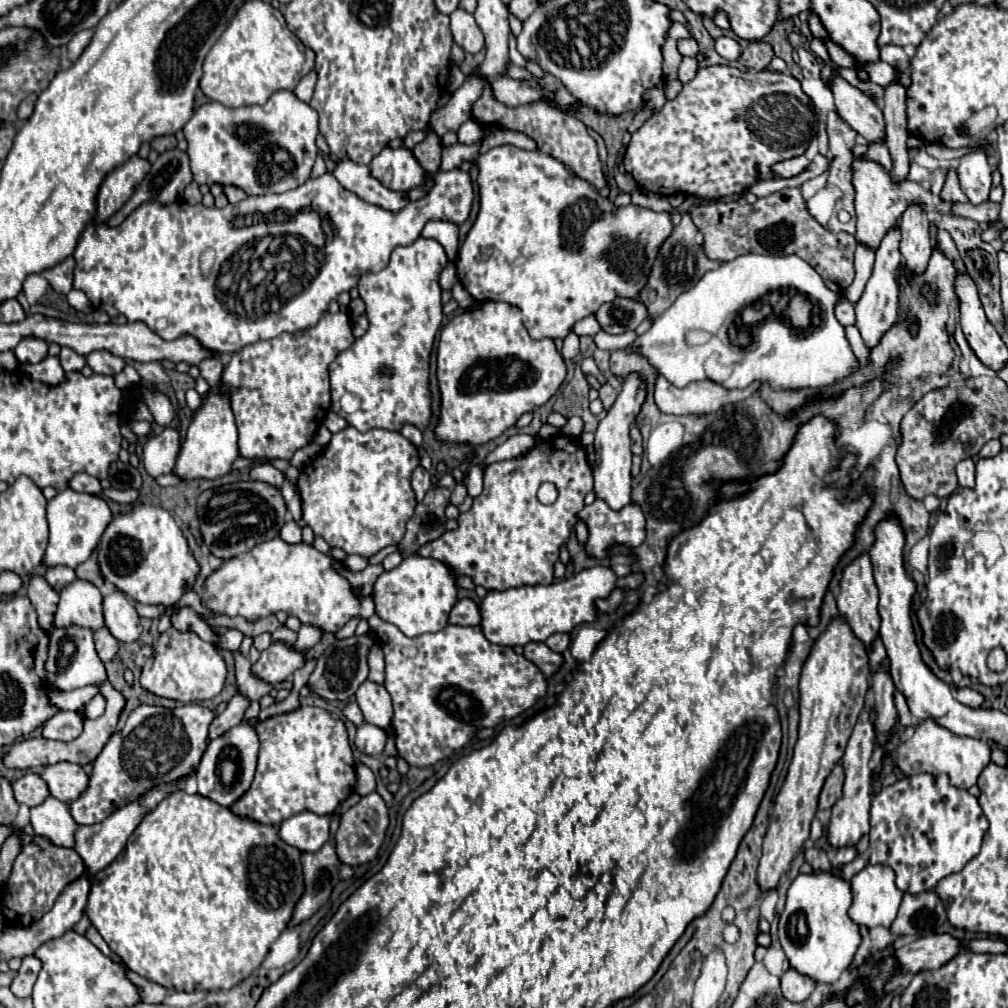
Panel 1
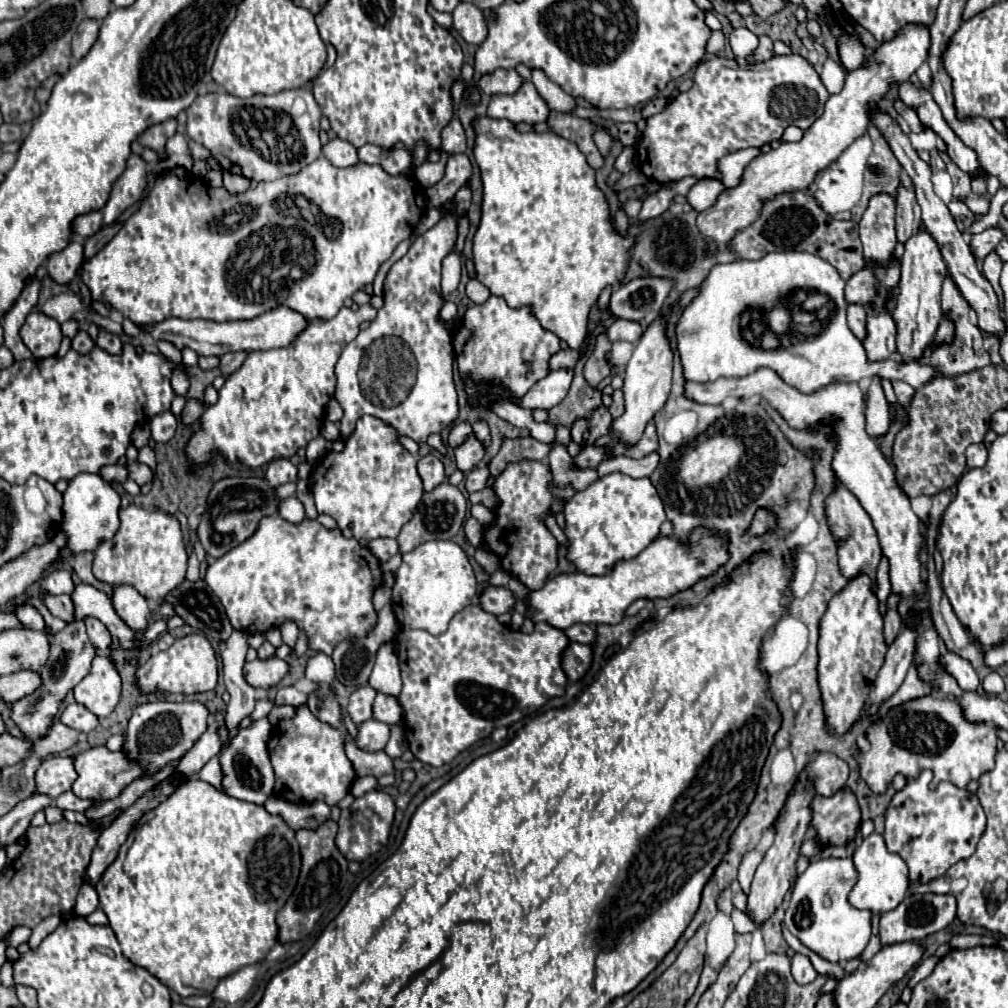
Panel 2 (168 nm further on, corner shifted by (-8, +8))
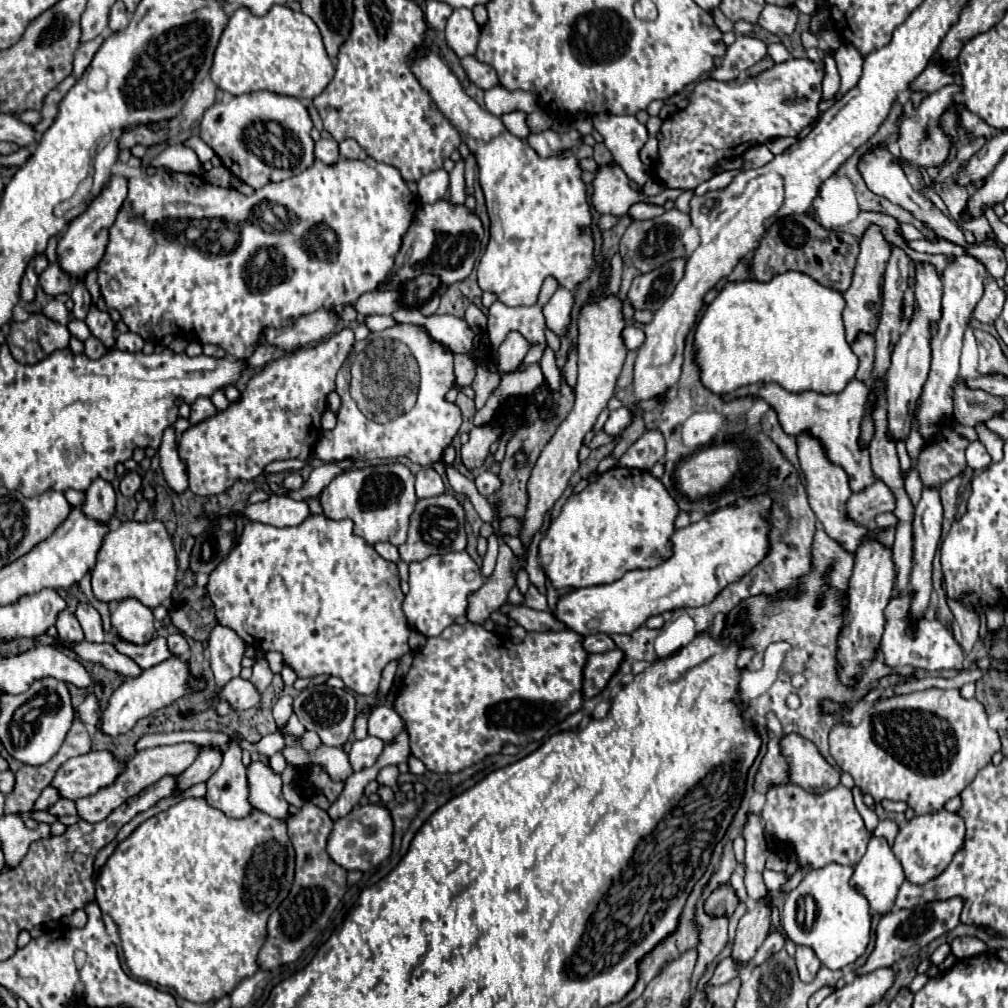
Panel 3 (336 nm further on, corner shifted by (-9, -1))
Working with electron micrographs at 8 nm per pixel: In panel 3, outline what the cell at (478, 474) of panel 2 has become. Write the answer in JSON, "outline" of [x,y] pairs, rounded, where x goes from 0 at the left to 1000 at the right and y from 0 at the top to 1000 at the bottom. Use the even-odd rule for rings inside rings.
{"outline":[[[482,467],[482,469],[478,469],[478,471],[474,471],[474,473],[472,473],[472,483],[474,483],[476,491],[484,493],[484,491],[488,491],[490,487],[494,487],[494,485],[498,483],[498,477],[496,477],[496,473],[494,473],[494,471],[490,471],[490,469]]]}

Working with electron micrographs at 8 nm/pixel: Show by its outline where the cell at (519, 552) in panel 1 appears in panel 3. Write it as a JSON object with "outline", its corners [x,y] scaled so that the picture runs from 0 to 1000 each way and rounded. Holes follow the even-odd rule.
{"outline":[[[526,580],[524,588],[522,588],[522,600],[526,604],[534,604],[534,606],[544,606],[544,598],[542,598],[542,592],[530,582]]]}

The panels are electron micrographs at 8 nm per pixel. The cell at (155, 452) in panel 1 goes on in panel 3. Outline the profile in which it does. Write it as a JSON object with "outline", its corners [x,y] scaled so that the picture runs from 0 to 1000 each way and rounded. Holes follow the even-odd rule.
{"outline":[[[198,394],[190,400],[190,410],[188,410],[187,418],[188,418],[188,422],[194,422],[194,420],[198,420],[198,418],[202,418],[214,410],[216,410],[216,406],[212,404],[212,400],[206,394]]]}

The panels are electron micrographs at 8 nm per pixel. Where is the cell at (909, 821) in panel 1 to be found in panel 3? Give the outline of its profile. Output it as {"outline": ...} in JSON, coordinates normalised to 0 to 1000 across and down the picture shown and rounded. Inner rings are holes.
{"outline":[[[933,803],[921,809],[911,809],[903,813],[899,818],[895,818],[885,842],[889,852],[895,856],[899,874],[915,878],[931,870],[940,860],[946,846],[954,840],[954,836],[956,836],[956,813],[950,811],[948,807]]]}

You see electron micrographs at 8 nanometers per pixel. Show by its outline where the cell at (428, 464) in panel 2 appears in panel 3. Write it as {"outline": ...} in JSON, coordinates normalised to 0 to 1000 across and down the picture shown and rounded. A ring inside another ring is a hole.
{"outline":[[[419,463],[413,471],[413,491],[419,493],[433,493],[440,489],[440,477],[429,463]]]}

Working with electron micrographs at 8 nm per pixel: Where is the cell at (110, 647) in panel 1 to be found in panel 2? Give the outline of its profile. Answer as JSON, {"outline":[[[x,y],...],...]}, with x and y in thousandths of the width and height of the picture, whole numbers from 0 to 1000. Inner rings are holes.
{"outline":[[[86,613],[84,621],[86,621],[88,635],[92,637],[94,643],[98,643],[98,645],[110,643],[110,629],[108,629],[108,625],[96,613]]]}

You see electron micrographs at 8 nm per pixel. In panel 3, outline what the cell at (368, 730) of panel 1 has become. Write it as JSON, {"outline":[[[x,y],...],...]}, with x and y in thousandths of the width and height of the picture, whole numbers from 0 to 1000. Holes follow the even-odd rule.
{"outline":[[[363,731],[359,735],[351,735],[347,741],[347,747],[345,747],[349,763],[357,765],[357,763],[369,761],[373,757],[373,753],[377,751],[379,743],[381,743],[381,737],[375,731]]]}

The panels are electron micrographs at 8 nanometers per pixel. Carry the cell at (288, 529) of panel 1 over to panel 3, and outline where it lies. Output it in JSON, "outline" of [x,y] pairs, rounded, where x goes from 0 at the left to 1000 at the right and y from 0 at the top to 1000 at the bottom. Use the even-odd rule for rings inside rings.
{"outline":[[[268,491],[260,499],[244,501],[238,509],[242,509],[242,515],[266,519],[272,523],[298,521],[308,511],[304,497],[292,497],[286,491]]]}

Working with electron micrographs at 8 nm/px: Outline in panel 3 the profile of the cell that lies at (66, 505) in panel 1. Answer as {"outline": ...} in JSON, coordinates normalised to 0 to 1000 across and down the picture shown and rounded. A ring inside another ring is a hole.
{"outline":[[[103,475],[91,477],[91,481],[85,487],[85,497],[81,499],[79,505],[91,515],[107,519],[113,513],[113,507],[115,507],[113,483]]]}

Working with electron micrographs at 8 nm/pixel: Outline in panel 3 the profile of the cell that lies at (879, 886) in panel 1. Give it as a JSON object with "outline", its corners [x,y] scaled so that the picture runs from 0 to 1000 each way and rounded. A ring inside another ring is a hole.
{"outline":[[[865,830],[857,850],[847,858],[845,880],[849,880],[869,906],[881,906],[897,874],[893,854],[877,830]]]}

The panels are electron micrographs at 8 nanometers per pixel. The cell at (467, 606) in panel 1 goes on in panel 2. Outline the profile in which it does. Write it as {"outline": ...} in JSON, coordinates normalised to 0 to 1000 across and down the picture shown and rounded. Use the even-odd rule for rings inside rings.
{"outline":[[[483,581],[477,591],[475,591],[475,601],[481,607],[487,607],[491,611],[501,609],[503,605],[507,605],[511,599],[511,591],[507,585],[503,583],[491,583],[491,581]]]}

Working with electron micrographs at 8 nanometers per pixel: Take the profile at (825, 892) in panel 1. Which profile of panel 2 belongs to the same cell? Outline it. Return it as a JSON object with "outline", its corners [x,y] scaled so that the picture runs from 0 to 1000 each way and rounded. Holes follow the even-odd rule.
{"outline":[[[816,851],[811,855],[805,855],[803,861],[791,871],[787,879],[787,887],[783,893],[783,901],[779,903],[779,921],[791,929],[803,942],[813,946],[814,950],[822,954],[840,954],[844,950],[854,948],[858,942],[862,931],[864,931],[864,905],[850,903],[842,897],[842,885],[848,879],[850,865],[844,851]]]}

